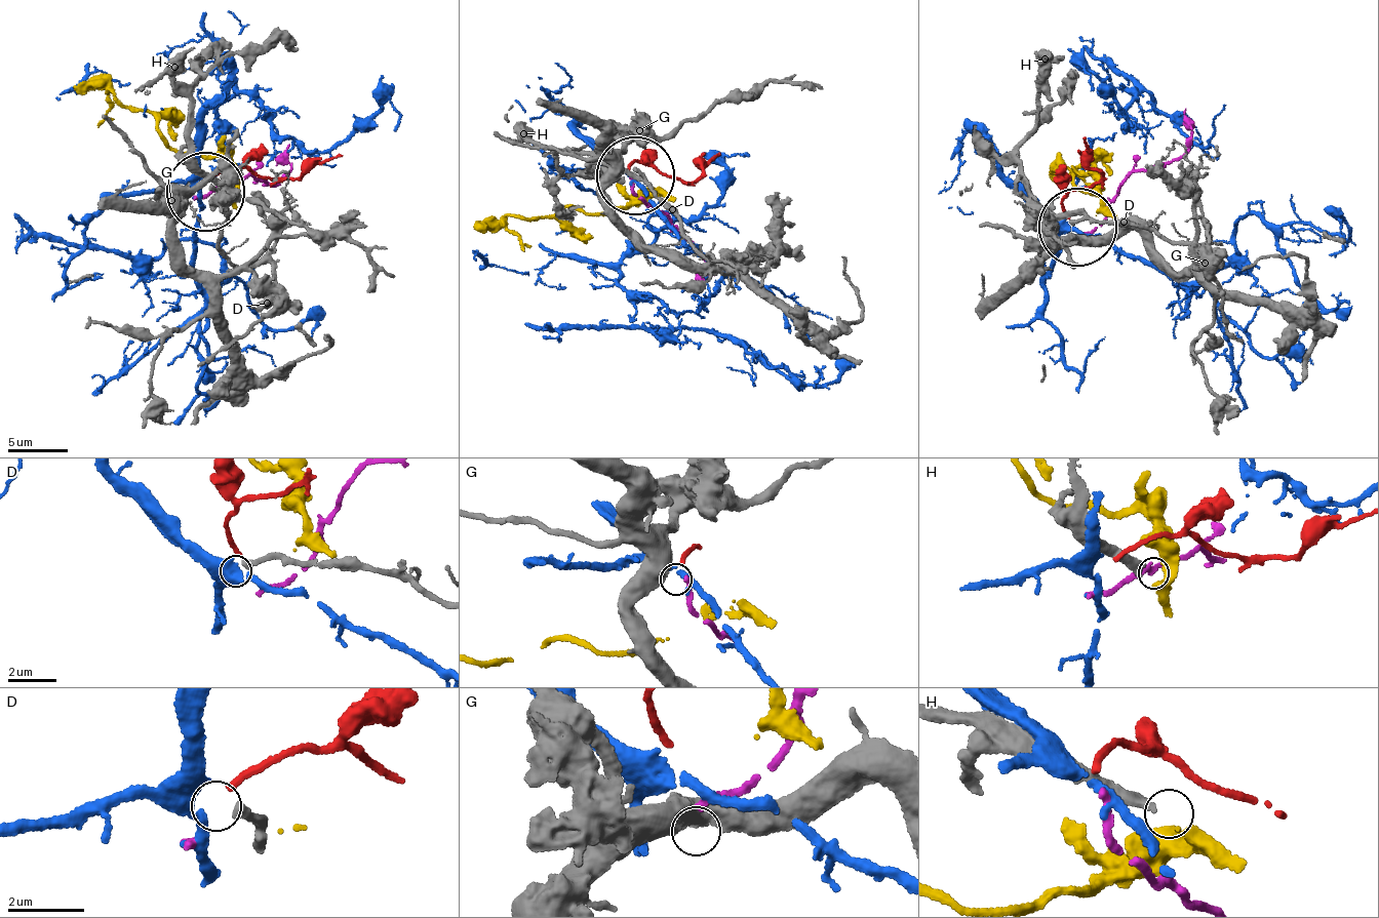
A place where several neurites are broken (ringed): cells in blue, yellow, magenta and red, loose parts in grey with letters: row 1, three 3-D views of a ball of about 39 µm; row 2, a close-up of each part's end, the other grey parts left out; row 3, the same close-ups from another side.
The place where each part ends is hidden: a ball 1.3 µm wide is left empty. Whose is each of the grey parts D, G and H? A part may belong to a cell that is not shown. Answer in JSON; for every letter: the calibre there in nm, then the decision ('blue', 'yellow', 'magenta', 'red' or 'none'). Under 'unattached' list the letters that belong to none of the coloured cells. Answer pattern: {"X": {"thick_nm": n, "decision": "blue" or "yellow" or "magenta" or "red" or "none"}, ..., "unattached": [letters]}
{"D": {"thick_nm": 260, "decision": "blue"}, "G": {"thick_nm": 550, "decision": "none"}, "H": {"thick_nm": 320, "decision": "yellow"}, "unattached": ["G"]}

